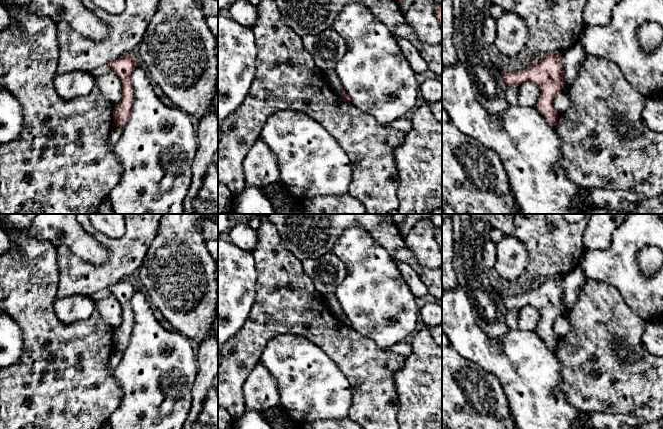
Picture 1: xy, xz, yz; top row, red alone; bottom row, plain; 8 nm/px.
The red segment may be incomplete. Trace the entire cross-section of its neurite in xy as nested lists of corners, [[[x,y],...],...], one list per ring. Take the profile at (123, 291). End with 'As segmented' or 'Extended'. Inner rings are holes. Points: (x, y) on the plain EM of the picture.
[[[126,278],[108,287],[122,307],[122,323],[115,329],[113,334],[113,344],[115,351],[110,356],[108,369],[112,373],[122,359],[122,352],[128,346],[132,330],[134,327],[134,313],[131,299],[137,289],[137,283]]]. Extended

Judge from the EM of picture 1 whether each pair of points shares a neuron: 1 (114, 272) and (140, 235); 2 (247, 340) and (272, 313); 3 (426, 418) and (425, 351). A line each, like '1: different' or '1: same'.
1: same
2: same
3: same

